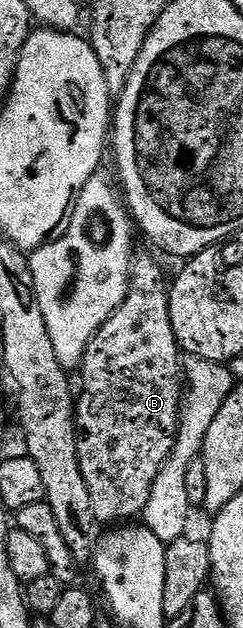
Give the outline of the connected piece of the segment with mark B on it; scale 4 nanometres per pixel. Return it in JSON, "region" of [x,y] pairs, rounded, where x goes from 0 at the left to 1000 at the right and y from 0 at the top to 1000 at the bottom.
{"region":[[[564,404],[543,414],[543,427],[527,436],[527,465],[486,486],[486,492],[432,511],[403,524],[395,535],[362,546],[346,559],[346,572],[329,576],[321,599],[321,634],[313,639],[313,678],[321,682],[321,734],[337,747],[337,760],[354,760],[354,779],[370,779],[370,804],[387,804],[387,823],[416,836],[494,836],[514,830],[543,830],[556,823],[588,822],[601,811],[601,798],[617,798],[617,779],[650,760],[658,748],[683,740],[683,734],[704,728],[708,717],[733,696],[741,682],[741,658],[757,631],[765,627],[765,611],[757,607],[757,581],[749,576],[749,561],[724,538],[716,537],[716,518],[700,511],[700,479],[691,467],[700,457],[675,451],[675,432],[609,406]]]}

